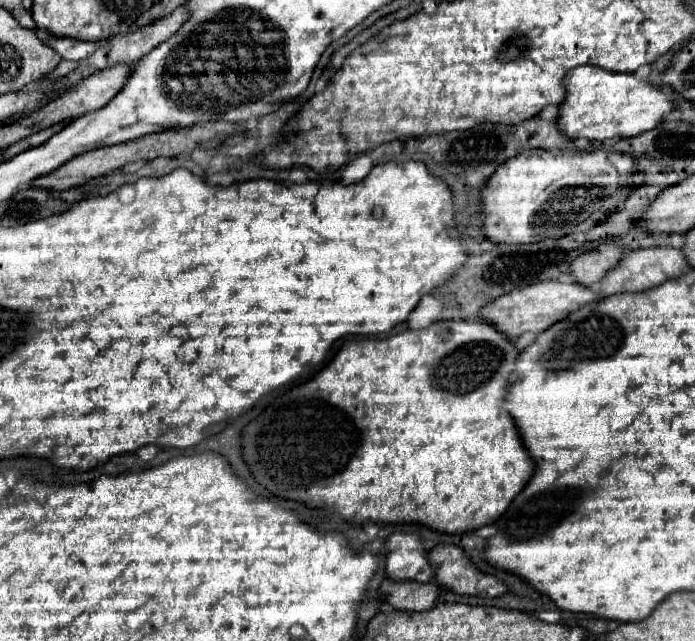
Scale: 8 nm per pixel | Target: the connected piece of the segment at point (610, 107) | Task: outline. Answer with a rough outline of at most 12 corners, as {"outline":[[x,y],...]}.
{"outline":[[595,66],[565,74],[569,140],[653,130],[673,110],[647,80]]}

